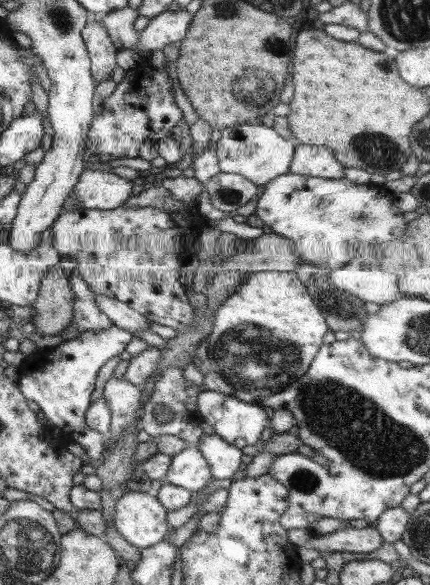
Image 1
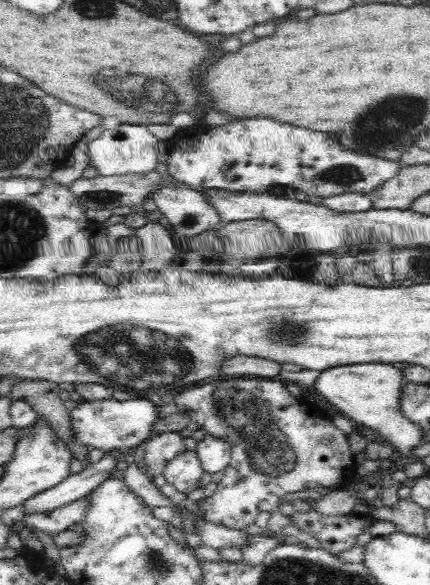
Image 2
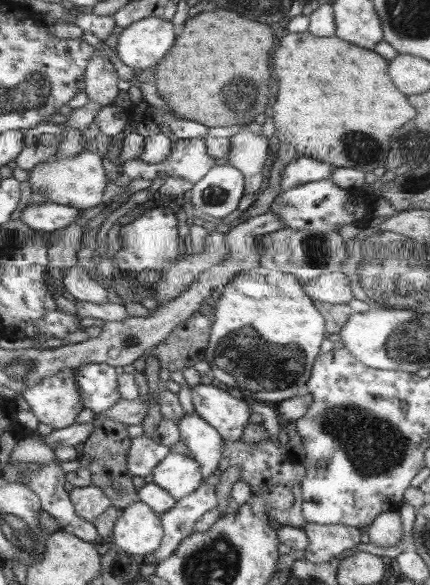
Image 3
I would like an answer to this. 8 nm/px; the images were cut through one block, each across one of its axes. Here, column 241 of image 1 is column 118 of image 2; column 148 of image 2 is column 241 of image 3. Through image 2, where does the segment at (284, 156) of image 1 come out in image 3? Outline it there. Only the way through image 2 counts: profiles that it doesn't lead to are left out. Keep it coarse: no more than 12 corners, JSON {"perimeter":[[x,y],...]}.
{"perimeter":[[254,125],[230,136],[227,158],[244,176],[244,194],[256,195],[268,149]]}

